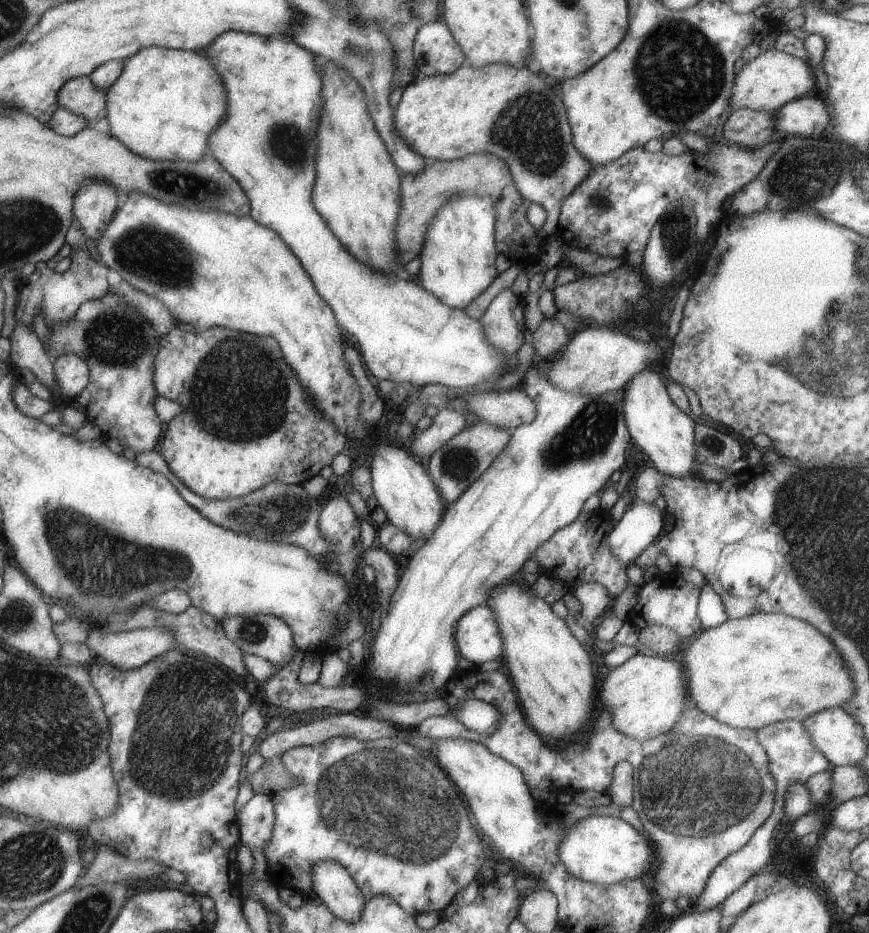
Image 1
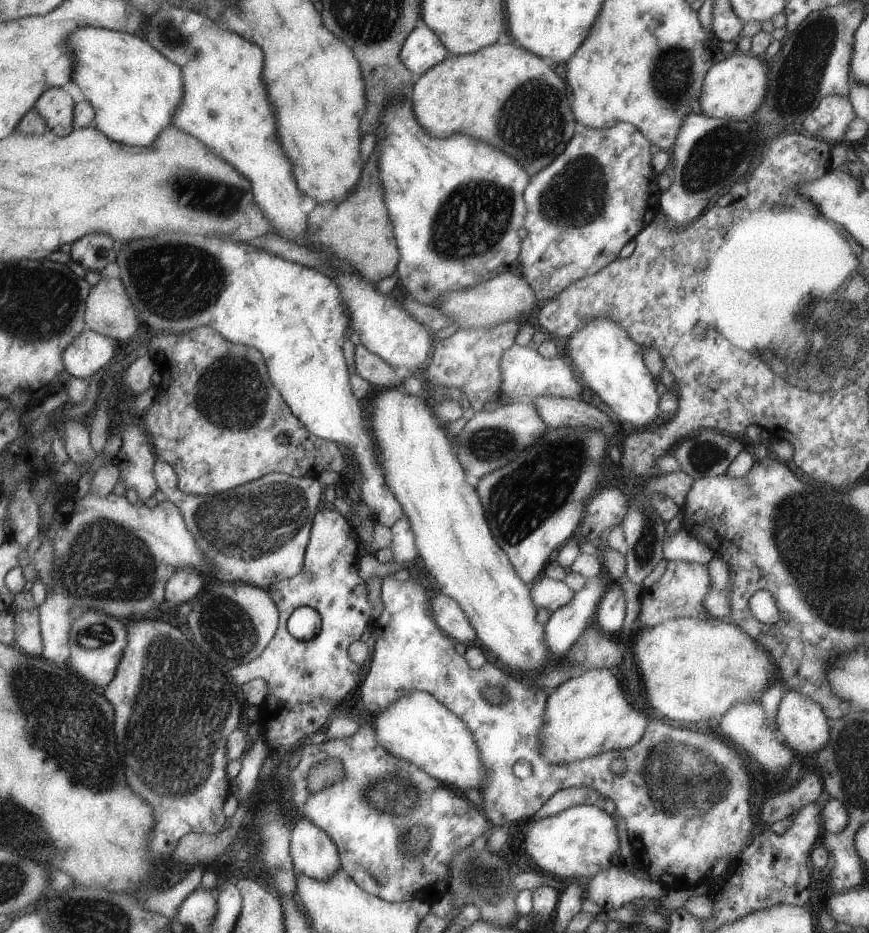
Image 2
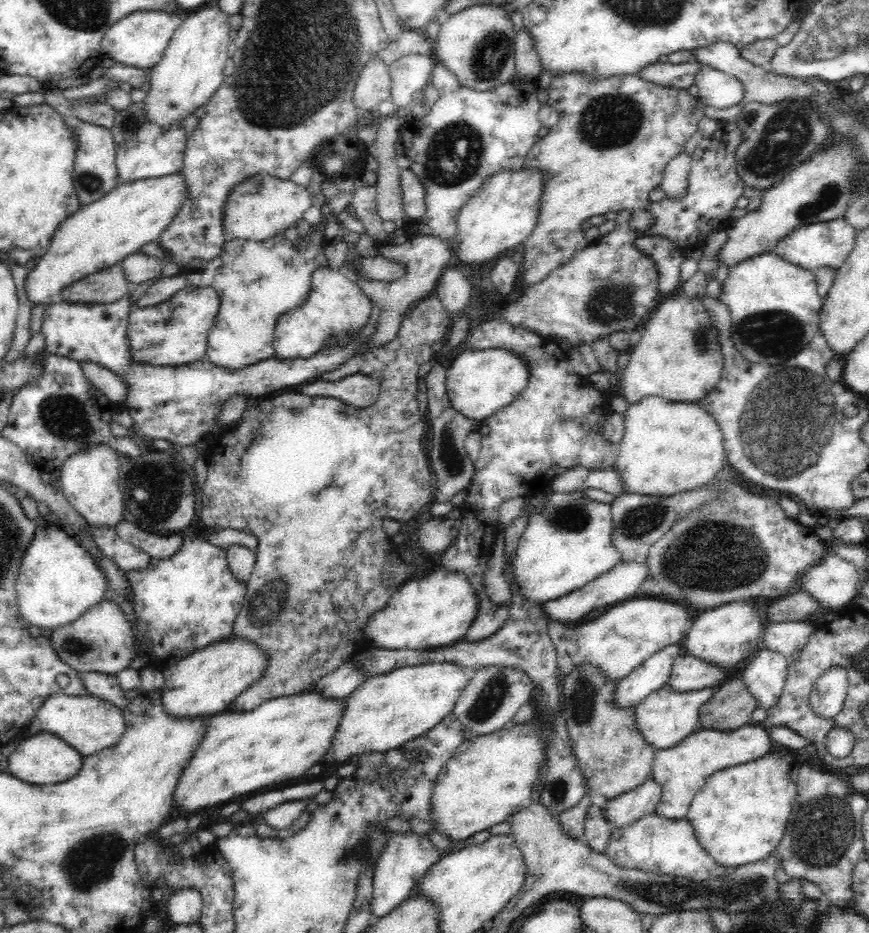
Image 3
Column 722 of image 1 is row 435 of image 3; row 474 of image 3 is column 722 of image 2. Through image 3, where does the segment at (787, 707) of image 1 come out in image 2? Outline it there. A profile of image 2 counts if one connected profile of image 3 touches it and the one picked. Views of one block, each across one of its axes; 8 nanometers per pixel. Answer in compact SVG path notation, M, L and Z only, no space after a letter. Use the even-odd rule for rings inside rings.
M679 617L652 627L636 624L628 640L628 648L645 686L645 696L653 716L678 725L689 726L707 719L719 720L732 704L745 699L758 699L762 690L779 677L767 651L737 625L715 617L707 620Z

